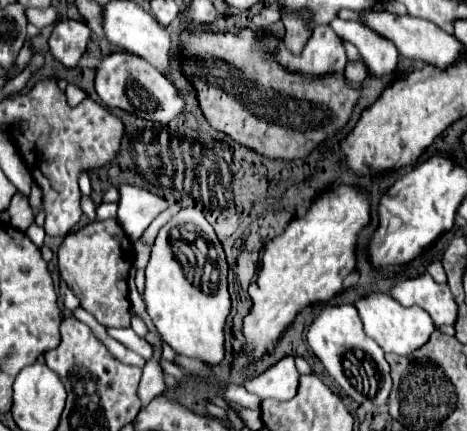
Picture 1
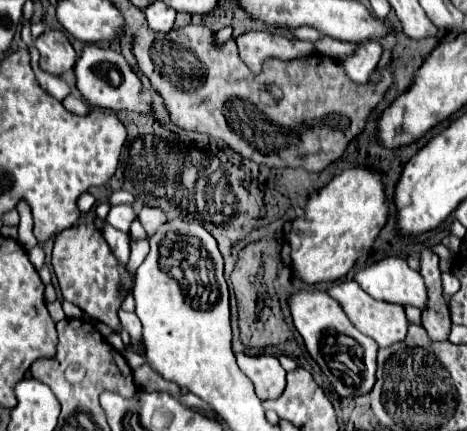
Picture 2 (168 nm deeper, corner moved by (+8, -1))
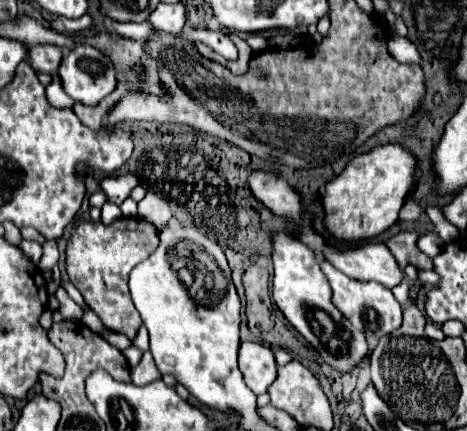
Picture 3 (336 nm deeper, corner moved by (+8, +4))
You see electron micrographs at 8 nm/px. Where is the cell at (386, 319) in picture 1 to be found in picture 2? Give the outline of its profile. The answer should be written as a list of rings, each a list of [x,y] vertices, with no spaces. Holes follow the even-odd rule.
[[[340,281],[340,283],[334,283],[328,293],[340,301],[344,313],[348,315],[348,319],[354,323],[354,327],[358,331],[362,331],[364,335],[372,337],[378,347],[388,347],[392,343],[398,343],[406,337],[406,327],[408,327],[408,319],[406,319],[406,313],[404,313],[404,307],[402,305],[396,305],[396,303],[386,303],[386,301],[376,301],[372,299],[366,291],[362,291],[362,287],[356,283],[356,281]]]

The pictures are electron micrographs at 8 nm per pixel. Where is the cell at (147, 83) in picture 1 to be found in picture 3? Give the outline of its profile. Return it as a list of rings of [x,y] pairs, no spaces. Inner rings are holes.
[[[78,44],[64,56],[58,74],[64,92],[88,106],[96,106],[118,84],[112,62],[100,50],[86,44]]]

